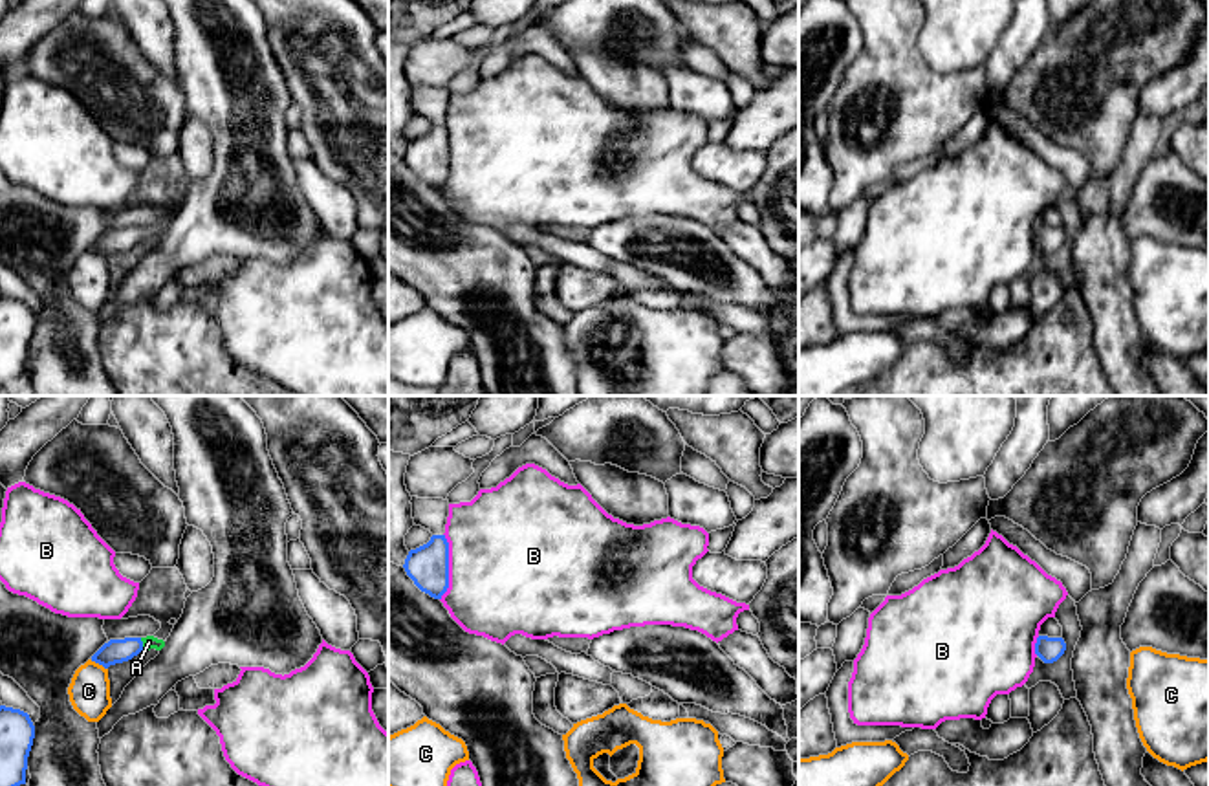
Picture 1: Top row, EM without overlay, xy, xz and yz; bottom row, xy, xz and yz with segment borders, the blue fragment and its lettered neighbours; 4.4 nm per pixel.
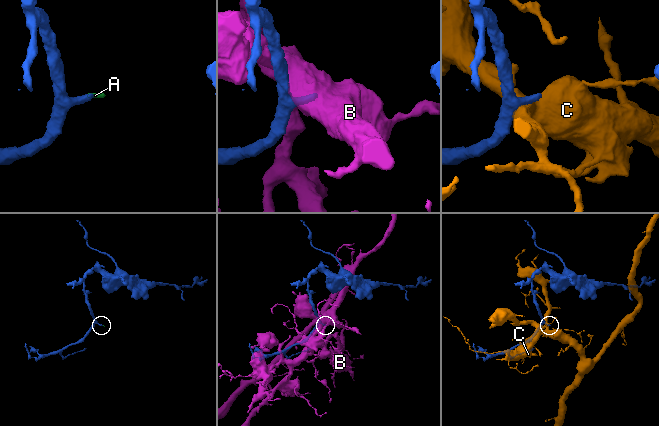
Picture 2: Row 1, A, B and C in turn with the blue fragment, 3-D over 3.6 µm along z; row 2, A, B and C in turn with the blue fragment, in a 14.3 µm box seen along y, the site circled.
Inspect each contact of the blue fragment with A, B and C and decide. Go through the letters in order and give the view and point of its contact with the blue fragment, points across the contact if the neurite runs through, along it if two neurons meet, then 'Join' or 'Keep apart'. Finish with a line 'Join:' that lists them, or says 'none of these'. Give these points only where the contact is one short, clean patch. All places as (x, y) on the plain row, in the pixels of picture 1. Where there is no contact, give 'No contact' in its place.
A: Touches blue at xy (141, 233). Path across: xy (116, 240), (141, 233), (149, 231). Join
B: Touches blue at xz (447, 156). Keep apart
C: Touches blue at xy (99, 253). Boundary: xy (90, 250), (107, 259). Keep apart
Join: A

